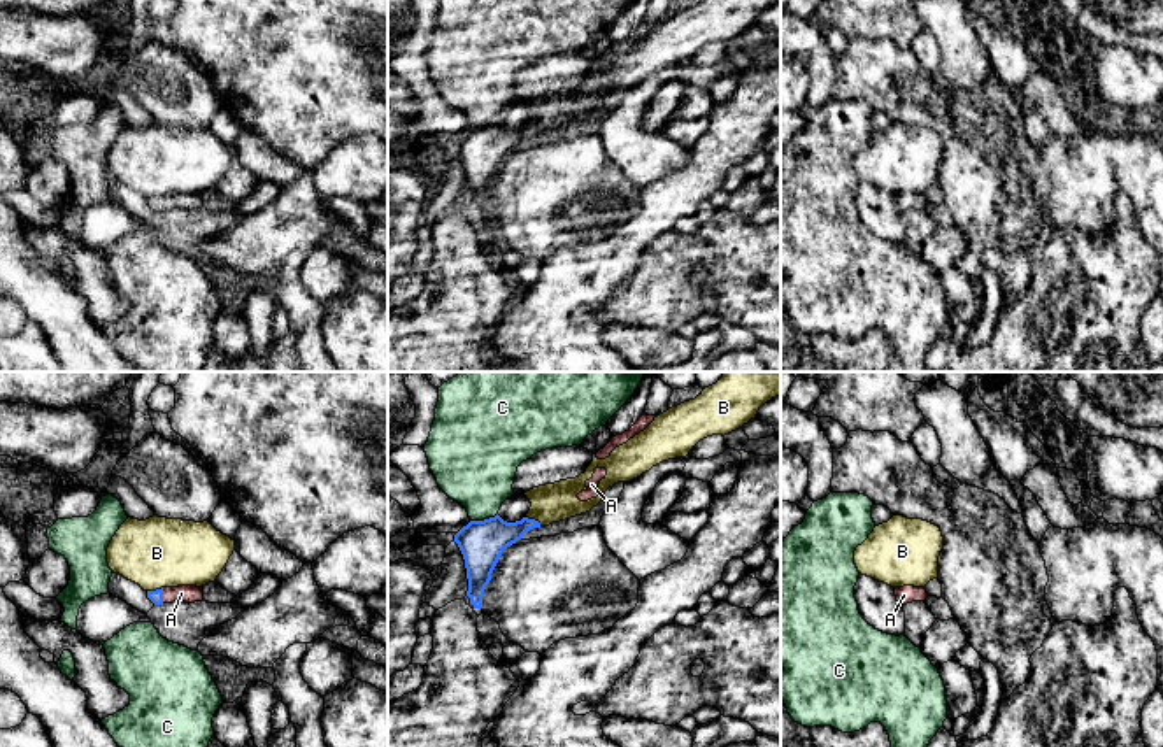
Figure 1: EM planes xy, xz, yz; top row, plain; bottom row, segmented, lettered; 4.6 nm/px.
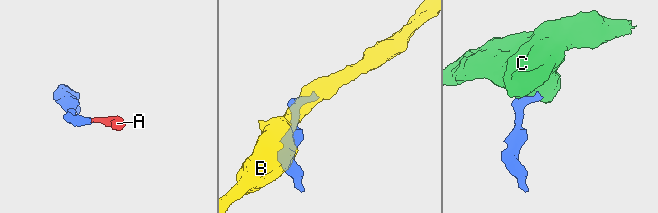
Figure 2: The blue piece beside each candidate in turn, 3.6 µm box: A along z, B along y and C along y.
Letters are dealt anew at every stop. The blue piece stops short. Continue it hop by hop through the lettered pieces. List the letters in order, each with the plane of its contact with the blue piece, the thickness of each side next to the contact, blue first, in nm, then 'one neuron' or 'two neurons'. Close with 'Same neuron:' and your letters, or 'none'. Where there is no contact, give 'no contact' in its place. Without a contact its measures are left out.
A: xy | 60/80 nm | one neuron
B: xz | 190/180 nm | two neurons
C: xz | 200/360 nm | two neurons
Same neuron: A

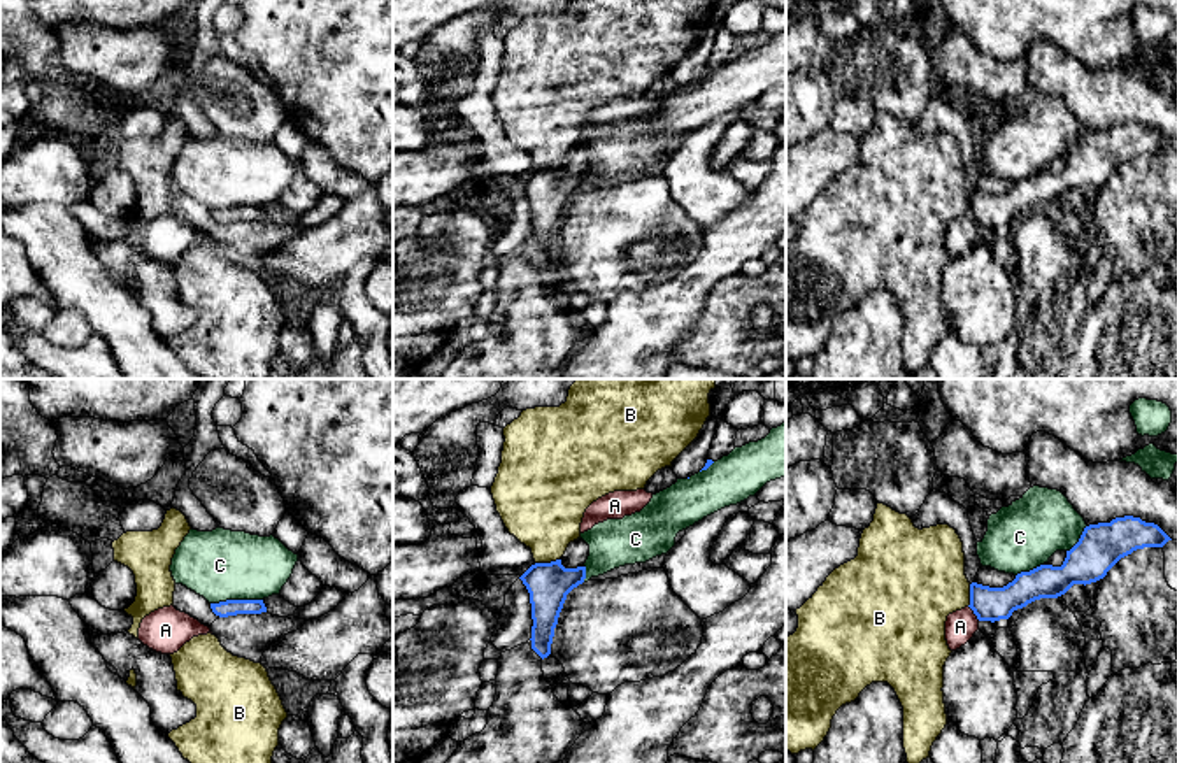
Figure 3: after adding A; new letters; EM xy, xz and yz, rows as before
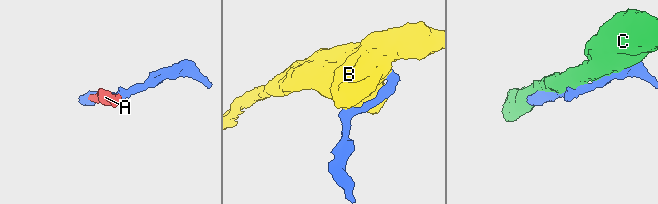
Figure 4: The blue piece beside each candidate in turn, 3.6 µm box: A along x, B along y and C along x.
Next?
A: yz | 160/140 nm | two neurons
B: xz | 190/360 nm | two neurons
C: xy | 80/320 nm | two neurons
Same neuron: none

